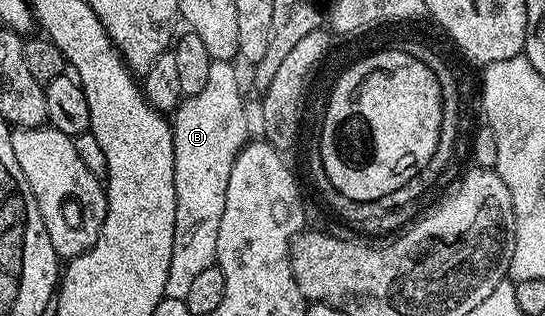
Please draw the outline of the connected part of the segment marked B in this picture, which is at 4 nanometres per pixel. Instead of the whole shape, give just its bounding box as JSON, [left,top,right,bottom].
[166,61,250,298]

